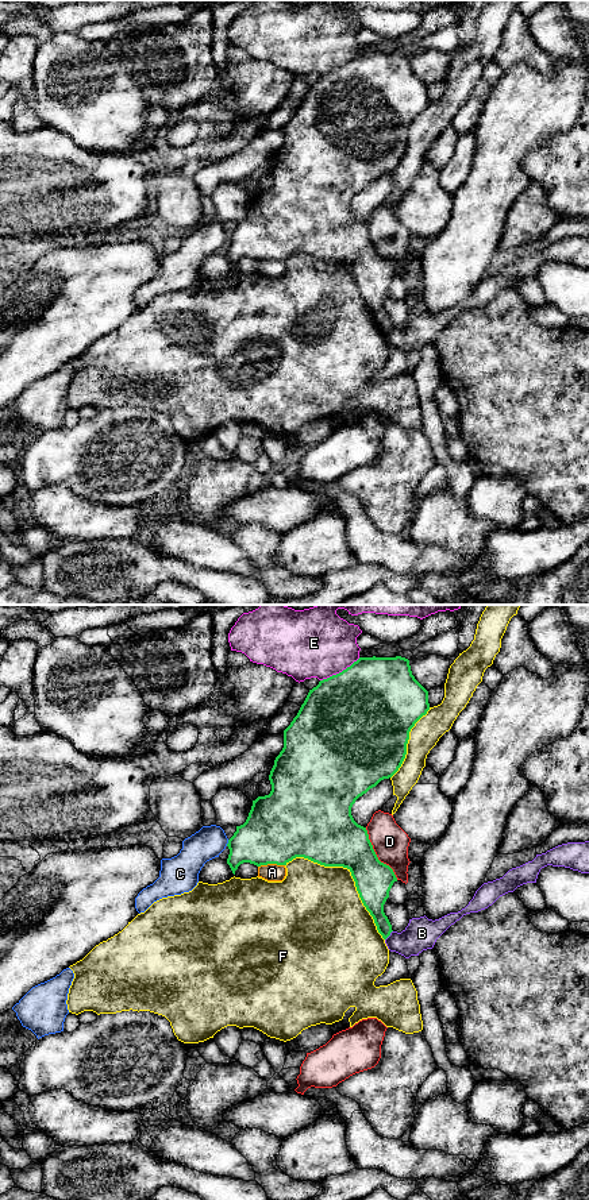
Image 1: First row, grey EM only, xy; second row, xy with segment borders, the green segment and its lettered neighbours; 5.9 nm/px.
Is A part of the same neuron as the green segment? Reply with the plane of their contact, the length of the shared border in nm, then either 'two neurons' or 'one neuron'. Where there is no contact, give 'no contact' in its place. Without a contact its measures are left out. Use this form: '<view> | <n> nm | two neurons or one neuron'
xy | 160 nm | two neurons

